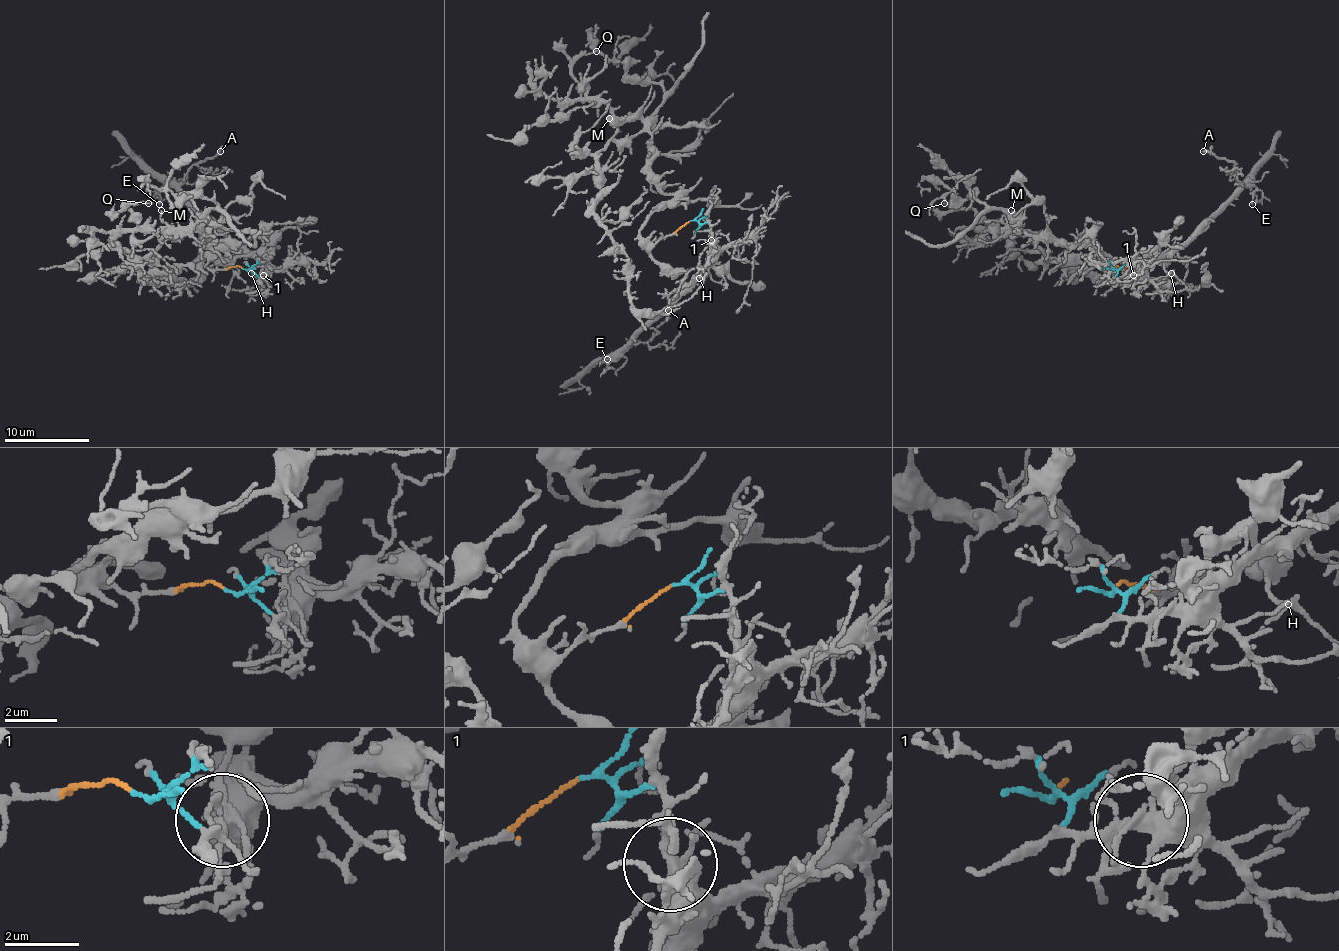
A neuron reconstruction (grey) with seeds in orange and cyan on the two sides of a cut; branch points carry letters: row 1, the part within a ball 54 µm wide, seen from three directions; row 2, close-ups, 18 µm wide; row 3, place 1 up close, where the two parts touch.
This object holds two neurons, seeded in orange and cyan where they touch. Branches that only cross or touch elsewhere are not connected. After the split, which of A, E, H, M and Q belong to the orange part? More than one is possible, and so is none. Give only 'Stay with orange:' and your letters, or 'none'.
Stay with orange: M, Q

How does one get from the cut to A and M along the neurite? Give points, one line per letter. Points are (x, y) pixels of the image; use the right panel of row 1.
A: (1114, 268), (1118, 277), (1143, 275), (1165, 255), (1171, 255), (1233, 194), (1239, 185), (1233, 162), (1203, 152)
M: (1114, 268), (1137, 268), (1103, 255), (1090, 243), (1027, 236), (1012, 228), (1012, 211)

